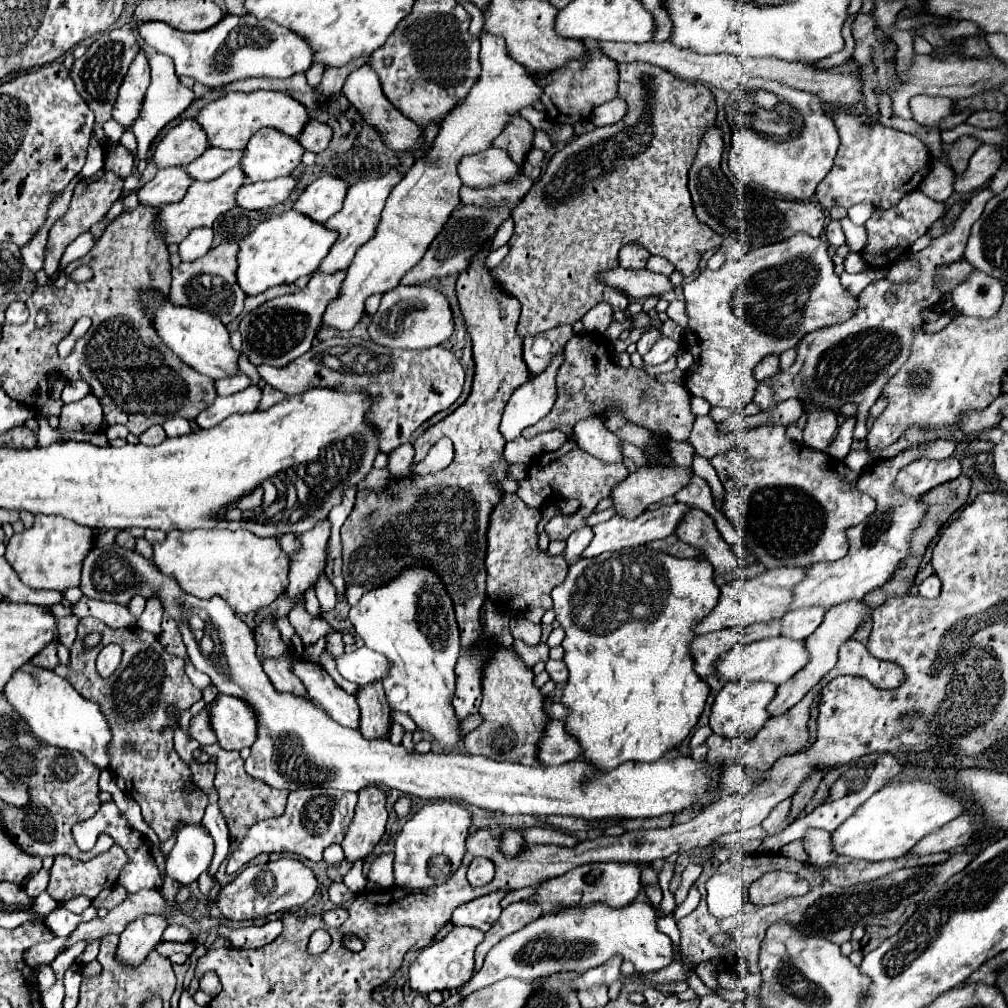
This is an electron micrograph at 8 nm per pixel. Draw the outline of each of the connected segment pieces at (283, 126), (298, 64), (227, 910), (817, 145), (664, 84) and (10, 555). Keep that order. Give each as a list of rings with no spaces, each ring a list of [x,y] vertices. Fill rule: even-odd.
[[[257,90],[257,92],[227,92],[221,98],[209,102],[195,120],[207,134],[207,142],[213,148],[223,150],[243,150],[247,146],[247,140],[261,128],[275,128],[287,136],[297,138],[307,122],[307,110],[303,104],[293,100],[291,96],[285,96],[283,92],[269,92],[269,90]]]
[[[227,14],[217,26],[205,32],[181,32],[163,22],[141,22],[139,36],[157,52],[167,54],[175,62],[177,76],[189,76],[205,88],[227,86],[233,80],[251,76],[291,78],[297,72],[307,72],[313,64],[313,48],[299,34],[275,24],[273,20],[257,20],[255,16]]]
[[[293,858],[269,860],[267,864],[247,866],[239,876],[227,884],[219,896],[217,906],[229,920],[253,920],[259,916],[269,916],[275,912],[285,912],[295,906],[303,906],[317,890],[317,880],[311,868]]]
[[[749,80],[731,92],[735,116],[731,122],[731,156],[729,168],[743,184],[757,184],[769,192],[789,196],[791,200],[809,200],[817,184],[833,168],[839,148],[839,134],[827,118],[819,96],[789,88],[771,80]],[[771,94],[773,98],[767,98]]]
[[[631,62],[631,64],[619,64],[619,90],[617,90],[617,96],[623,98],[627,104],[629,104],[629,114],[613,124],[613,126],[603,126],[603,128],[597,128],[597,130],[591,130],[587,132],[585,136],[579,136],[575,140],[571,140],[569,144],[565,144],[553,158],[551,162],[547,164],[545,172],[541,174],[541,180],[537,184],[531,186],[531,190],[525,194],[525,198],[519,202],[519,206],[513,208],[513,222],[515,222],[515,234],[511,236],[509,240],[509,254],[503,258],[503,262],[493,268],[491,276],[493,280],[503,286],[505,294],[517,298],[521,302],[521,318],[519,318],[519,324],[517,324],[517,332],[521,338],[527,338],[527,336],[535,336],[539,332],[545,332],[545,330],[551,330],[555,326],[561,326],[561,324],[575,324],[579,318],[583,318],[583,314],[589,312],[589,308],[593,308],[595,304],[599,302],[609,302],[613,306],[613,310],[625,310],[629,300],[627,296],[623,296],[621,292],[617,290],[611,290],[611,288],[605,288],[599,280],[597,280],[597,272],[601,270],[607,270],[607,268],[615,268],[617,266],[617,252],[621,250],[623,244],[641,244],[651,256],[663,256],[667,258],[677,272],[681,272],[685,278],[693,276],[693,272],[697,270],[699,266],[699,260],[701,260],[701,254],[703,252],[709,252],[711,248],[719,246],[721,244],[721,236],[717,232],[711,232],[711,228],[707,228],[703,222],[699,222],[699,218],[695,216],[693,212],[693,202],[691,202],[691,196],[689,196],[689,190],[687,190],[687,172],[693,164],[693,158],[697,154],[697,148],[699,148],[699,140],[703,136],[703,132],[715,124],[715,118],[717,118],[717,106],[715,106],[715,98],[713,94],[709,92],[707,86],[699,84],[699,82],[689,82],[689,80],[681,80],[677,76],[671,76],[669,72],[657,68],[657,66],[651,66],[651,64],[645,64],[645,62]]]
[[[35,516],[35,524],[29,530],[11,536],[5,558],[29,588],[61,592],[69,586],[79,586],[83,558],[91,552],[93,538],[91,528],[83,528],[73,520],[61,516]]]

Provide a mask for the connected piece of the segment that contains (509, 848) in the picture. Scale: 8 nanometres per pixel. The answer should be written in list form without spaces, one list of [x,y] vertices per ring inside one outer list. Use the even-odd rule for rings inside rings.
[[[503,828],[503,830],[501,830],[501,838],[503,838],[503,848],[501,848],[501,852],[503,852],[505,856],[515,856],[515,852],[519,854],[519,848],[523,846],[523,836],[521,836],[521,832]]]

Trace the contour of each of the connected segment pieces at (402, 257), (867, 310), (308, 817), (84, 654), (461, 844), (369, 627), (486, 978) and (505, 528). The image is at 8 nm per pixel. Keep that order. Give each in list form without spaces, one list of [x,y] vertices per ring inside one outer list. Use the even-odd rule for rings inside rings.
[[[483,30],[479,38],[479,82],[471,88],[469,96],[463,98],[449,112],[447,120],[443,120],[439,136],[435,138],[433,148],[427,154],[429,160],[415,162],[407,176],[403,176],[403,180],[391,190],[375,236],[371,236],[371,240],[367,240],[367,244],[359,246],[359,252],[355,252],[355,258],[347,268],[345,280],[341,284],[341,296],[337,296],[327,306],[321,326],[337,328],[341,332],[351,330],[365,314],[365,300],[369,296],[385,294],[399,284],[405,272],[411,270],[423,258],[423,254],[447,222],[447,216],[453,212],[453,208],[459,206],[459,158],[465,154],[487,150],[513,114],[517,114],[525,106],[533,106],[533,102],[541,98],[543,90],[537,86],[533,76],[527,74],[527,70],[509,56],[505,40],[501,36],[491,36]]]
[[[989,188],[977,192],[967,204],[967,208],[961,212],[957,222],[945,234],[933,238],[925,250],[917,252],[915,260],[919,262],[921,270],[915,280],[911,282],[891,282],[887,278],[877,280],[859,294],[859,310],[847,322],[807,334],[797,346],[797,358],[791,364],[791,368],[781,370],[775,376],[773,384],[775,400],[781,402],[787,398],[797,398],[801,384],[807,382],[809,390],[813,392],[813,400],[817,404],[823,404],[825,408],[831,410],[839,410],[847,402],[853,404],[865,402],[869,416],[869,408],[879,398],[883,384],[891,376],[895,376],[897,370],[903,366],[903,362],[909,358],[913,328],[923,324],[921,310],[937,304],[941,298],[941,292],[933,284],[937,278],[937,266],[951,264],[963,258],[969,230],[981,218],[983,208],[991,198],[993,192]],[[887,292],[897,294],[897,302],[893,306],[885,302]]]
[[[309,788],[309,790],[295,790],[289,794],[289,802],[285,814],[281,818],[269,818],[257,822],[241,844],[233,850],[231,858],[227,860],[227,874],[235,874],[241,870],[251,858],[259,856],[261,852],[291,852],[299,854],[311,862],[321,862],[323,850],[331,844],[339,844],[345,836],[347,826],[353,820],[353,808],[357,804],[355,792],[343,790],[325,790],[325,788]]]
[[[85,618],[79,622],[69,664],[59,664],[55,672],[61,678],[67,678],[83,698],[99,702],[113,732],[109,770],[113,768],[113,774],[125,778],[129,796],[141,806],[143,820],[155,830],[159,840],[169,840],[179,824],[201,822],[209,800],[201,790],[185,794],[185,786],[191,780],[191,770],[173,748],[175,718],[165,712],[171,704],[175,704],[181,714],[201,698],[201,690],[191,684],[183,670],[183,658],[169,654],[159,644],[157,636],[149,632],[139,628],[111,630],[95,618]],[[93,630],[103,634],[101,644],[93,650],[83,650],[81,638]],[[111,642],[121,644],[123,658],[119,668],[109,678],[101,678],[95,670],[95,660],[101,648]],[[125,744],[131,744],[131,750],[125,750]]]
[[[437,800],[427,802],[421,810],[417,810],[405,822],[395,842],[395,886],[407,886],[407,888],[435,886],[435,880],[427,872],[427,864],[437,854],[443,854],[455,872],[465,854],[465,840],[469,836],[469,826],[471,826],[471,812],[467,812],[457,802]]]
[[[407,568],[393,582],[379,586],[349,610],[349,620],[365,646],[387,656],[391,670],[383,680],[387,702],[393,710],[413,718],[419,730],[429,732],[443,748],[451,748],[463,740],[459,722],[451,706],[455,692],[455,664],[459,658],[459,628],[455,622],[453,602],[443,584],[429,568]],[[429,592],[431,600],[423,602],[421,594]],[[439,600],[439,602],[437,602]]]
[[[633,902],[623,908],[593,904],[589,908],[567,908],[547,914],[493,946],[485,958],[483,968],[459,988],[459,994],[465,998],[469,992],[491,986],[509,976],[519,980],[535,980],[555,972],[587,972],[601,966],[615,954],[631,960],[637,972],[659,972],[659,968],[671,964],[673,948],[669,936],[657,930],[657,916],[651,904]],[[545,940],[549,940],[557,950],[545,952]]]
[[[505,494],[503,500],[491,512],[491,524],[487,532],[487,596],[499,598],[499,608],[509,614],[523,614],[531,606],[541,606],[545,610],[553,608],[551,590],[559,586],[569,564],[563,556],[551,556],[539,548],[537,524],[541,512],[523,504],[517,494]]]

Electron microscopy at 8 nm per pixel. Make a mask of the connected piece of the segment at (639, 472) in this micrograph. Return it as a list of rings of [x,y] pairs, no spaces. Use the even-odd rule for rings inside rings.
[[[641,466],[611,490],[613,508],[617,510],[619,516],[627,520],[635,520],[639,514],[647,510],[647,506],[675,496],[675,492],[679,492],[689,482],[689,478],[691,478],[691,470],[681,470],[679,466],[671,466],[671,468],[669,466]]]

